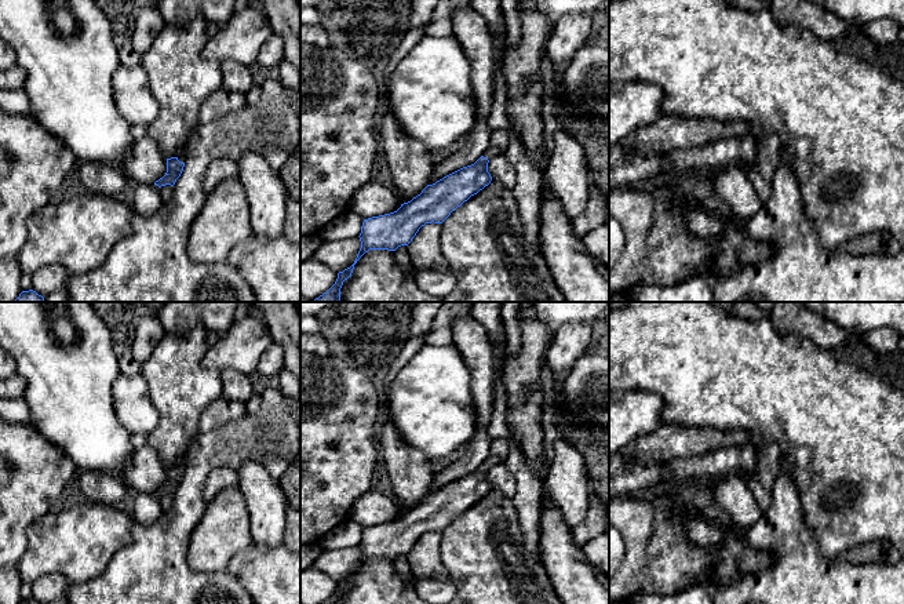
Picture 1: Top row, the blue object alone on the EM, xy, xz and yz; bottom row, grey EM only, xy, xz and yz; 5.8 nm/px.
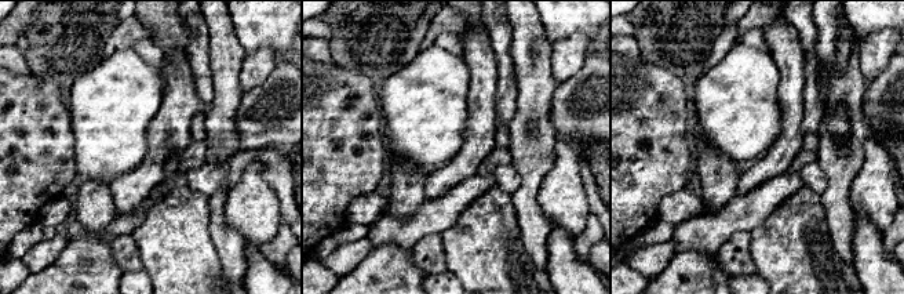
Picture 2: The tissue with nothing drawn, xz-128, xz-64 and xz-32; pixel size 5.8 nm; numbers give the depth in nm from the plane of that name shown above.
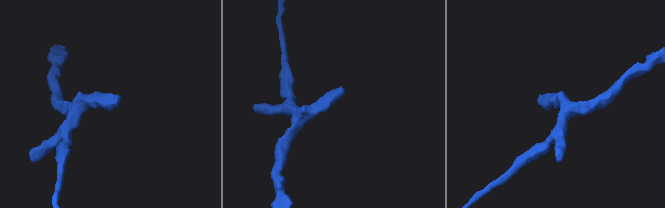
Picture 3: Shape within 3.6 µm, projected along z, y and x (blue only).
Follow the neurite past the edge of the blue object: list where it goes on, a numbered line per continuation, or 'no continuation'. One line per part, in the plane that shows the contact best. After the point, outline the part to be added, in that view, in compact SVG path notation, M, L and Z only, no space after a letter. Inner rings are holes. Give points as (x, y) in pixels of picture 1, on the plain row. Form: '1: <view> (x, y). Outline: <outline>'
1: xy (181, 465). Outline: M192 441L190 447L192 447L192 445L193 445L193 441ZM189 447L189 448L190 448L190 447ZM189 448L182 454L182 456L181 456L181 459L179 459L178 465L176 465L181 472L185 472L185 469L186 469Z

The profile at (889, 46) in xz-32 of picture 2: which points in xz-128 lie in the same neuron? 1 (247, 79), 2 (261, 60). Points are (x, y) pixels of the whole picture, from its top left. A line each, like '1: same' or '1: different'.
1: same
2: same

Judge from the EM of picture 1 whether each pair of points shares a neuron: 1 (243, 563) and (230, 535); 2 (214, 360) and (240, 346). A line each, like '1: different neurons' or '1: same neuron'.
1: different neurons
2: same neuron

